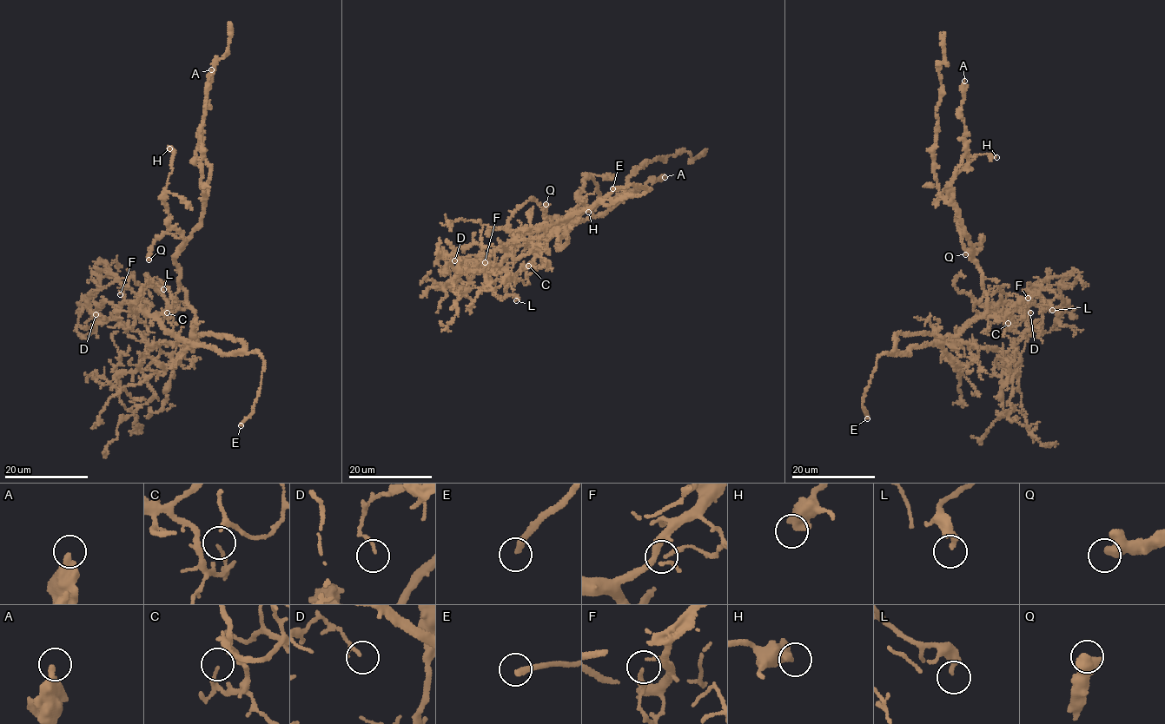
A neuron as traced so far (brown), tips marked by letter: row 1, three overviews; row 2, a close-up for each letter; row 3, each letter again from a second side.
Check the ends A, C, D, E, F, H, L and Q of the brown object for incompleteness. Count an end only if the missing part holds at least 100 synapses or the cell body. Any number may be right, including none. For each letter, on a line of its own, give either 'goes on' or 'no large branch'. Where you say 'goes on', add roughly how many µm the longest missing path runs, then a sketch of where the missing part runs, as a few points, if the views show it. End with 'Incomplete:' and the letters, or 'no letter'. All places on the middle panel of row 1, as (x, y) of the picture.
A: no large branch
C: no large branch
D: no large branch
E: goes on; missing 20 µm; course (612, 188), (602, 194), (605, 196), (610, 189), (616, 190)
F: no large branch
H: no large branch
L: no large branch
Q: no large branch
Incomplete: E

